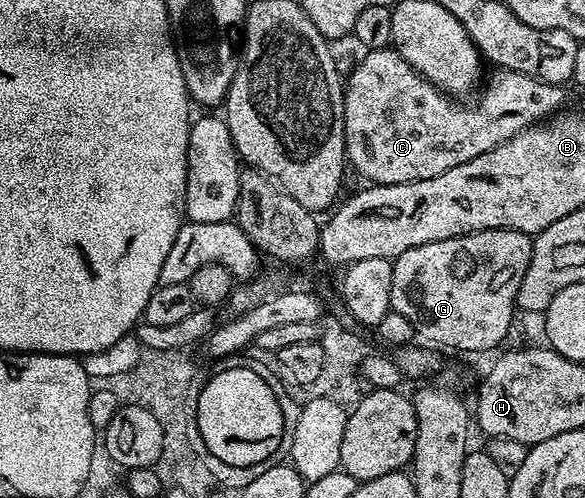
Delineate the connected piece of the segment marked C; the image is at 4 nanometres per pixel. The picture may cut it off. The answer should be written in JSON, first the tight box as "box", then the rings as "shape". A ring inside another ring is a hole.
{"box":[344,47,566,184],"shape":[[[392,47],[375,49],[366,51],[365,57],[358,62],[353,68],[353,73],[348,73],[347,83],[344,85],[345,90],[345,154],[348,163],[361,176],[366,176],[369,184],[402,184],[403,182],[419,182],[423,178],[435,178],[439,174],[443,174],[447,170],[451,170],[451,166],[463,166],[463,162],[471,162],[471,158],[479,158],[479,154],[483,154],[487,150],[499,147],[503,142],[515,135],[516,132],[524,132],[526,128],[552,117],[554,114],[560,113],[566,107],[565,91],[566,89],[559,84],[544,84],[542,80],[536,80],[534,76],[527,74],[519,74],[518,72],[506,72],[504,70],[494,71],[494,76],[490,78],[489,85],[487,83],[480,89],[481,101],[478,104],[465,104],[469,102],[454,102],[445,93],[437,89],[430,80],[426,80],[412,68],[404,58],[397,53]]]}

